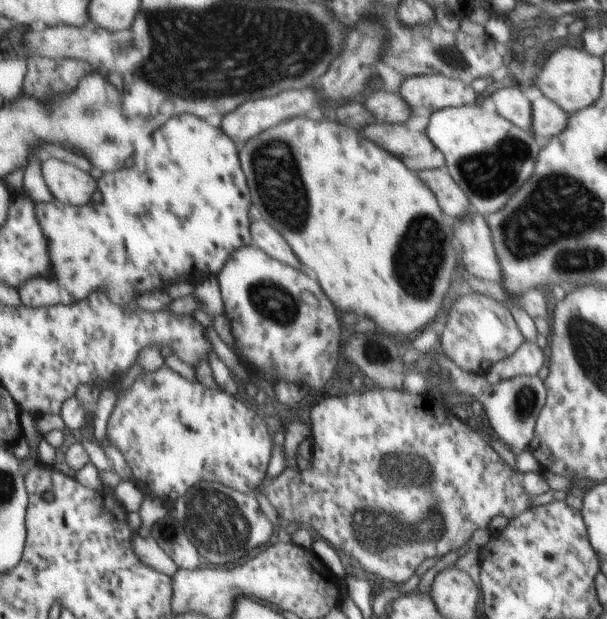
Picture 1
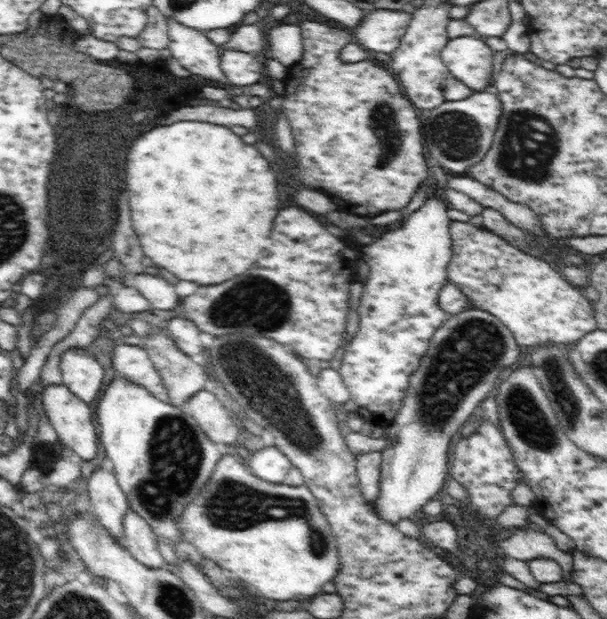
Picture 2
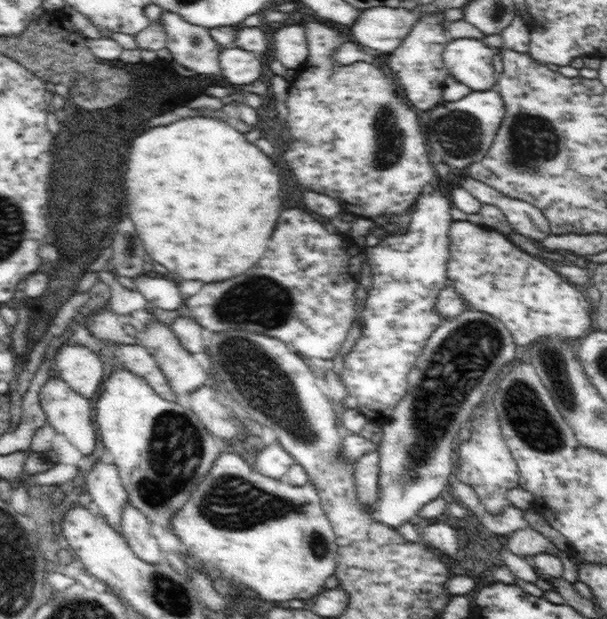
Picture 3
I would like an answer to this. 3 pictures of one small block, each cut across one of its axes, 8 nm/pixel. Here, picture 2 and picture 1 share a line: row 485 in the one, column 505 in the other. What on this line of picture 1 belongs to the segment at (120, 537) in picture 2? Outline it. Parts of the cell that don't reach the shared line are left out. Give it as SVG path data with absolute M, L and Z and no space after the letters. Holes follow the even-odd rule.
M505 86L490 95L496 113L526 132L532 133L532 95L524 86Z

